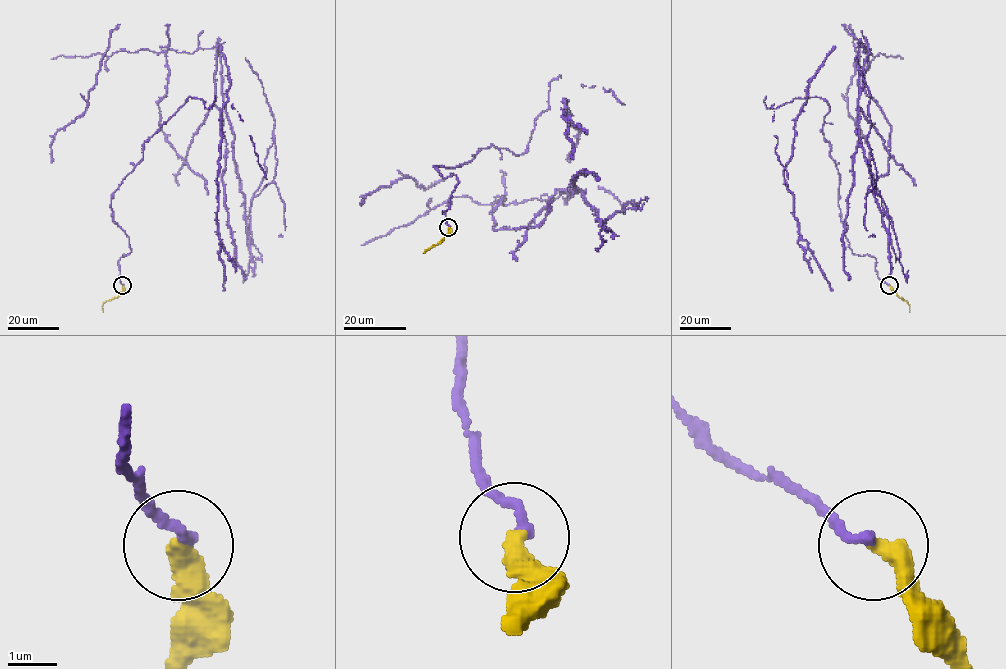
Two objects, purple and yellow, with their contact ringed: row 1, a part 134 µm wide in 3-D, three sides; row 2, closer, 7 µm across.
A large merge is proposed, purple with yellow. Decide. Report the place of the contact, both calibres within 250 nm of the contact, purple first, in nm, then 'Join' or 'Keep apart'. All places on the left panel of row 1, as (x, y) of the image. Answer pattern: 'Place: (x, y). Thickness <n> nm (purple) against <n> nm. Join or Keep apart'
Place: (122, 285). Thickness 220 nm (purple) against 440 nm. Join

